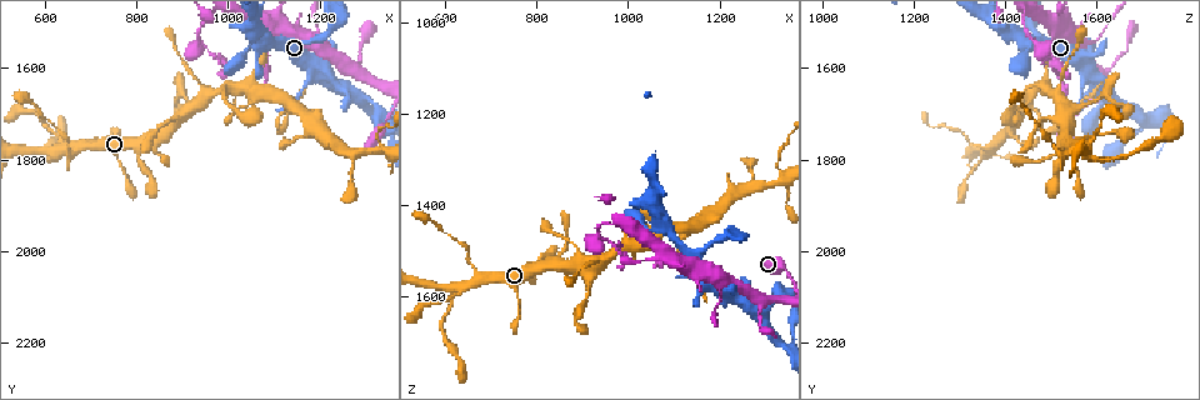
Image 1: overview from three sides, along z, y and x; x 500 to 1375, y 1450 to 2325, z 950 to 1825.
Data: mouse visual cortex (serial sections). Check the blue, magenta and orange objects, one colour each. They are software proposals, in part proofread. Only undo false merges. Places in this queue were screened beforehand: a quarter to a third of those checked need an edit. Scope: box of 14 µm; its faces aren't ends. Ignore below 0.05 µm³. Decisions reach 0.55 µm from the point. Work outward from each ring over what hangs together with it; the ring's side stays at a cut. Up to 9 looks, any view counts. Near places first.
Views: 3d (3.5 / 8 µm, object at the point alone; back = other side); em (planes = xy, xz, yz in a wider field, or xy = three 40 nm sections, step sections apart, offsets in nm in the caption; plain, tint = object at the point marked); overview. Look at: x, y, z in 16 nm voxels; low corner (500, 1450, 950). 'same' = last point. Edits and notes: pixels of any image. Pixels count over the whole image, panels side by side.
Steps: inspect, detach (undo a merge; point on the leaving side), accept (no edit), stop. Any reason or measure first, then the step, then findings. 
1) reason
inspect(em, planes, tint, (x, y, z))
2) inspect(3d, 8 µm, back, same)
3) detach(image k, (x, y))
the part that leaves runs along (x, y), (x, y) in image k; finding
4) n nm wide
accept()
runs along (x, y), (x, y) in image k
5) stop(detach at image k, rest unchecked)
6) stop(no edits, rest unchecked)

four-way junction
inspect(3d, 8 µm, (665, 1775, 1565))

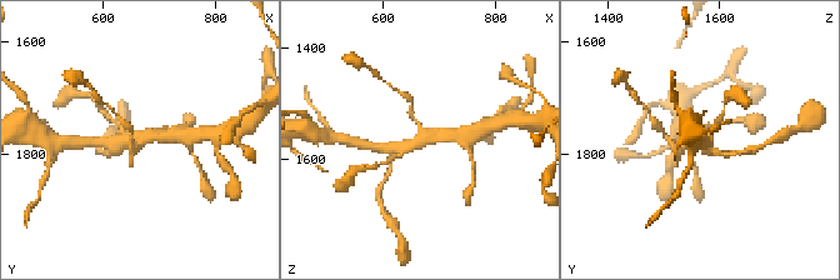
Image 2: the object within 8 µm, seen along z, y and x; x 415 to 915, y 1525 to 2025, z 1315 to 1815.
4 arms; arms of 150, 200, 300, 350 nm
inspect(em, xy, step 5, tint, (665, 1770, 1565))

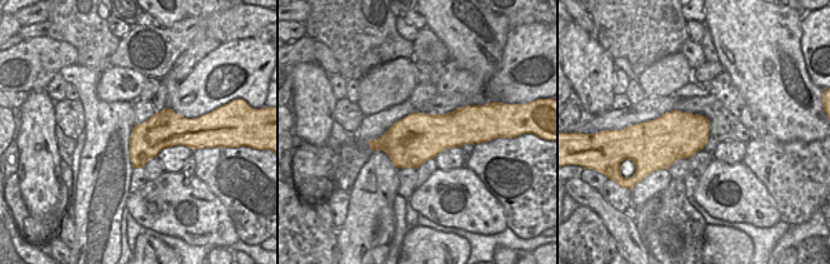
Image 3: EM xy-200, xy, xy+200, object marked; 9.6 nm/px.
480 nm wide
accept()
runs along (458, 133), (391, 151) in image 2; all the same cell

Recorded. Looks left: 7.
sharp bend
inspect(3d, 8 µm, (1200, 1540, 1570))

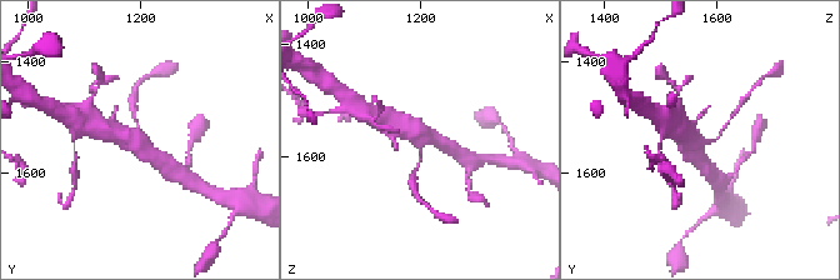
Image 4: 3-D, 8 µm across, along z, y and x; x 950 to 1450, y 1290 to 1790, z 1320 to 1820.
zoom in
inspect(3d, 3.5 µm, (1205, 1550, 1575))

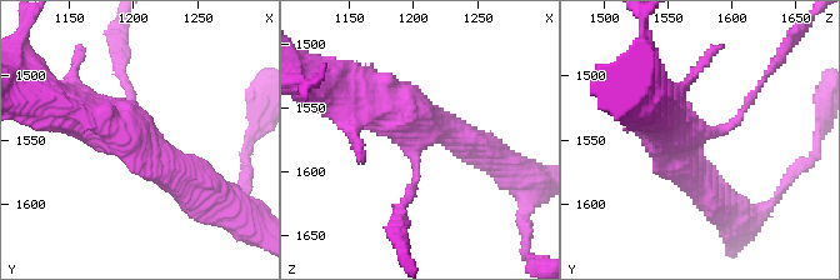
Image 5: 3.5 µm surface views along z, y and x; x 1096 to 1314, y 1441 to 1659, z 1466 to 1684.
3 arms; arms of 100, 350, 600 nm; now the EM
inspect(em, xy, step 5, tint, (1202, 1546, 1574))

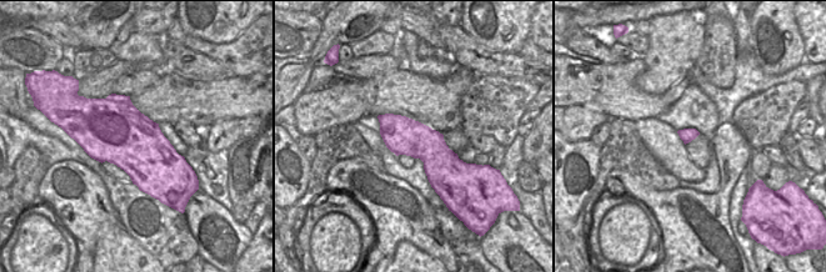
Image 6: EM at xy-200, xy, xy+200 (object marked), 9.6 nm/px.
accept()
runs along (199, 190), (130, 133), (65, 109) in image 5; continuous, no second cell

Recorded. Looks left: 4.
sharp bend
inspect(3d, 3.5 µm, (940, 1540, 1460))

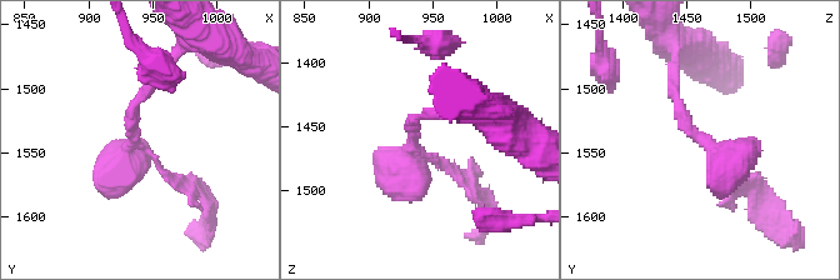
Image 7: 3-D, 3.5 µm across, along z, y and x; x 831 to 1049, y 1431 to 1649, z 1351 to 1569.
inspect(em, xy, step 1, tint, (932, 1540, 1464))

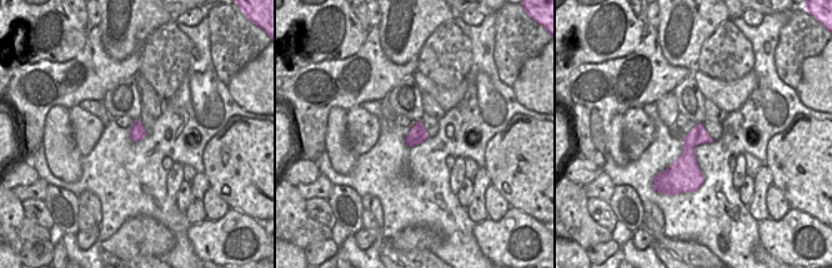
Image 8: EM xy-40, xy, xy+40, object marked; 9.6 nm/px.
170 nm wide
accept()
runs along (438, 115), (411, 119), (404, 150), (423, 193) in image 7; one cell here

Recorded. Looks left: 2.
three arms meet
inspect(3d, 3.5 µm, (940, 1655, 1520))

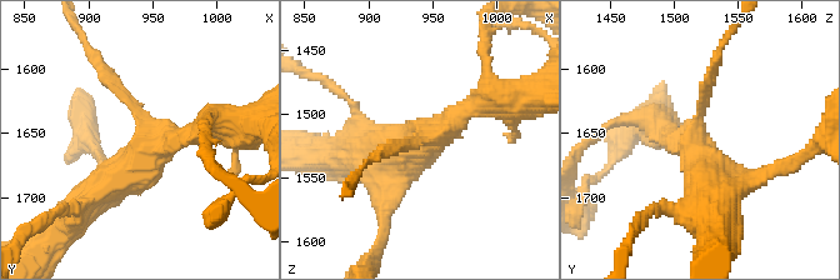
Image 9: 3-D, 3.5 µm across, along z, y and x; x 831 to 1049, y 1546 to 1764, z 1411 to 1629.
now the EM
inspect(em, xy, step 2, tint, (946, 1652, 1518))

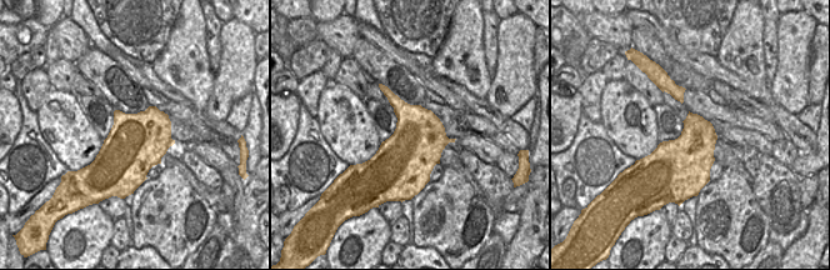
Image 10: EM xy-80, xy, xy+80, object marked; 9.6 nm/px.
accept()
runs along (100, 190), (154, 148), (104, 68) in image 9; one cell here

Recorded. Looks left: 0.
stop(no edits, rest unchecked)

